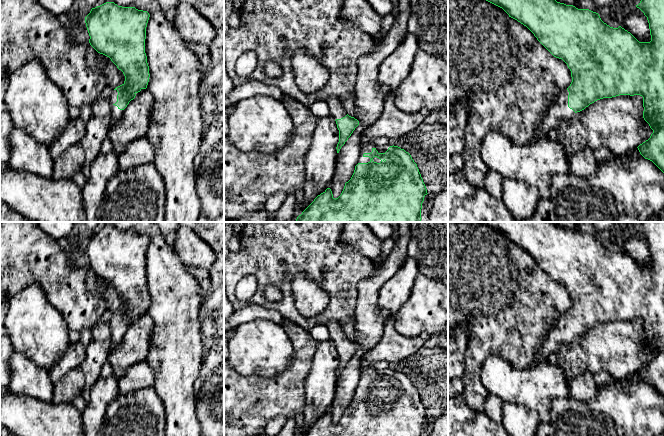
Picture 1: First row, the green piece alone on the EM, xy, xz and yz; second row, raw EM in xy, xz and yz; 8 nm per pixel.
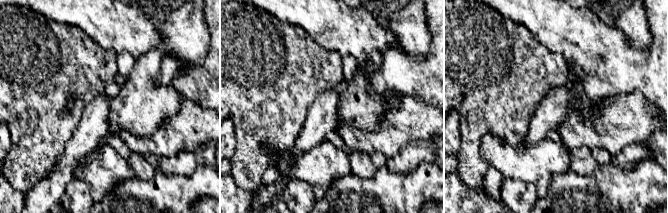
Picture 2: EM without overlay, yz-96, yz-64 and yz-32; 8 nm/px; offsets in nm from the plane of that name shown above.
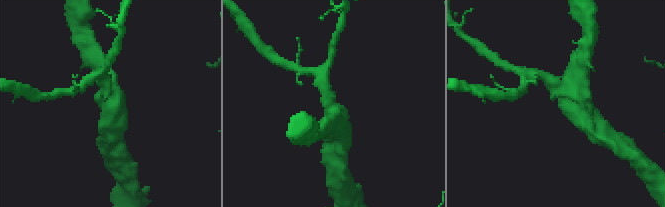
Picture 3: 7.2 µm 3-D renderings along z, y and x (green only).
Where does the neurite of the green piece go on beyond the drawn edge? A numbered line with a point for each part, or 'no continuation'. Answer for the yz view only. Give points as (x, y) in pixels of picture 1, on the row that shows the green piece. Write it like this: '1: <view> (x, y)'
1: yz (558, 110)

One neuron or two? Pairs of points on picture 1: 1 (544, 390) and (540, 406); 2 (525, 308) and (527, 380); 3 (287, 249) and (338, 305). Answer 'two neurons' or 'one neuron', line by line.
1: one neuron
2: two neurons
3: one neuron

